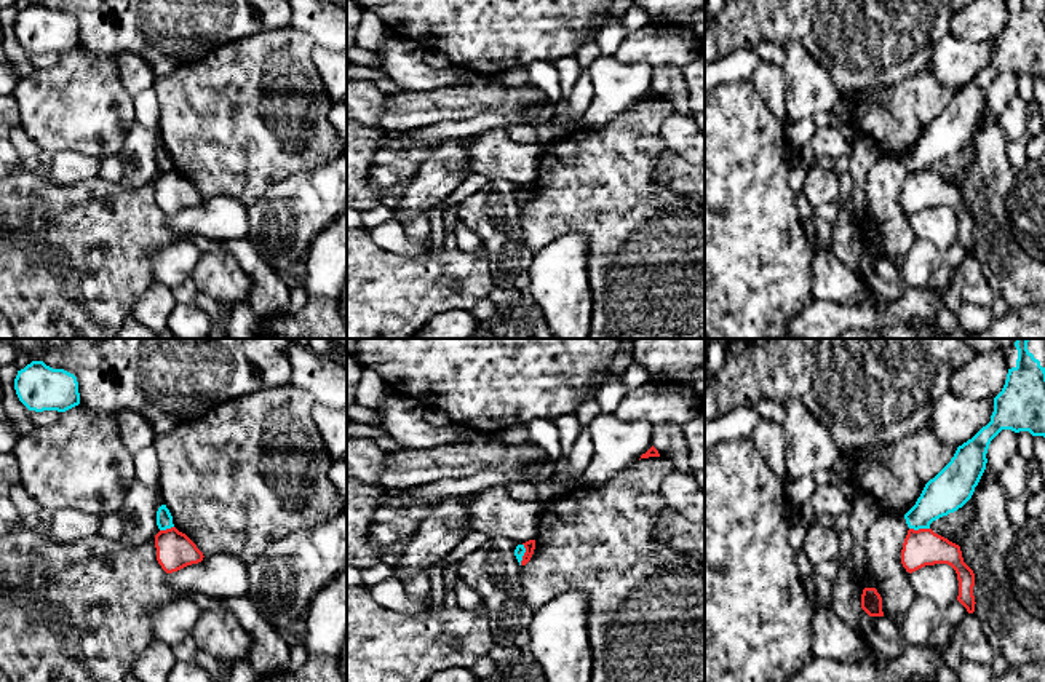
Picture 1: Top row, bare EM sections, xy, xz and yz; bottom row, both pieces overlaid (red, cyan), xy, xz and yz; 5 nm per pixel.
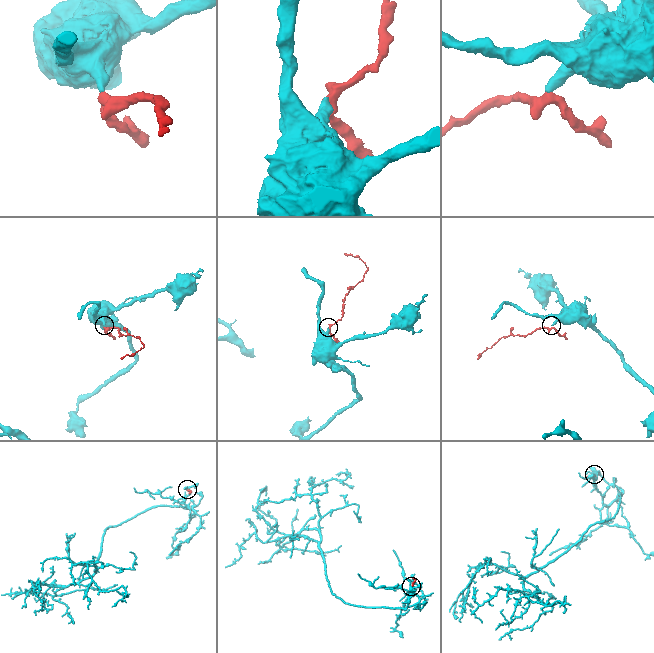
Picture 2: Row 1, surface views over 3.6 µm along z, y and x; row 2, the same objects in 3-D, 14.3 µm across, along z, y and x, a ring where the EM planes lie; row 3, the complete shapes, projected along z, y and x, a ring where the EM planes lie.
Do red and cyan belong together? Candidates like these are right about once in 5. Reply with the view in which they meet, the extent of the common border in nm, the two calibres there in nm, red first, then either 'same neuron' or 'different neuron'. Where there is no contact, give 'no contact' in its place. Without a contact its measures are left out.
yz | 100 nm | 180/200 nm | different neuron

